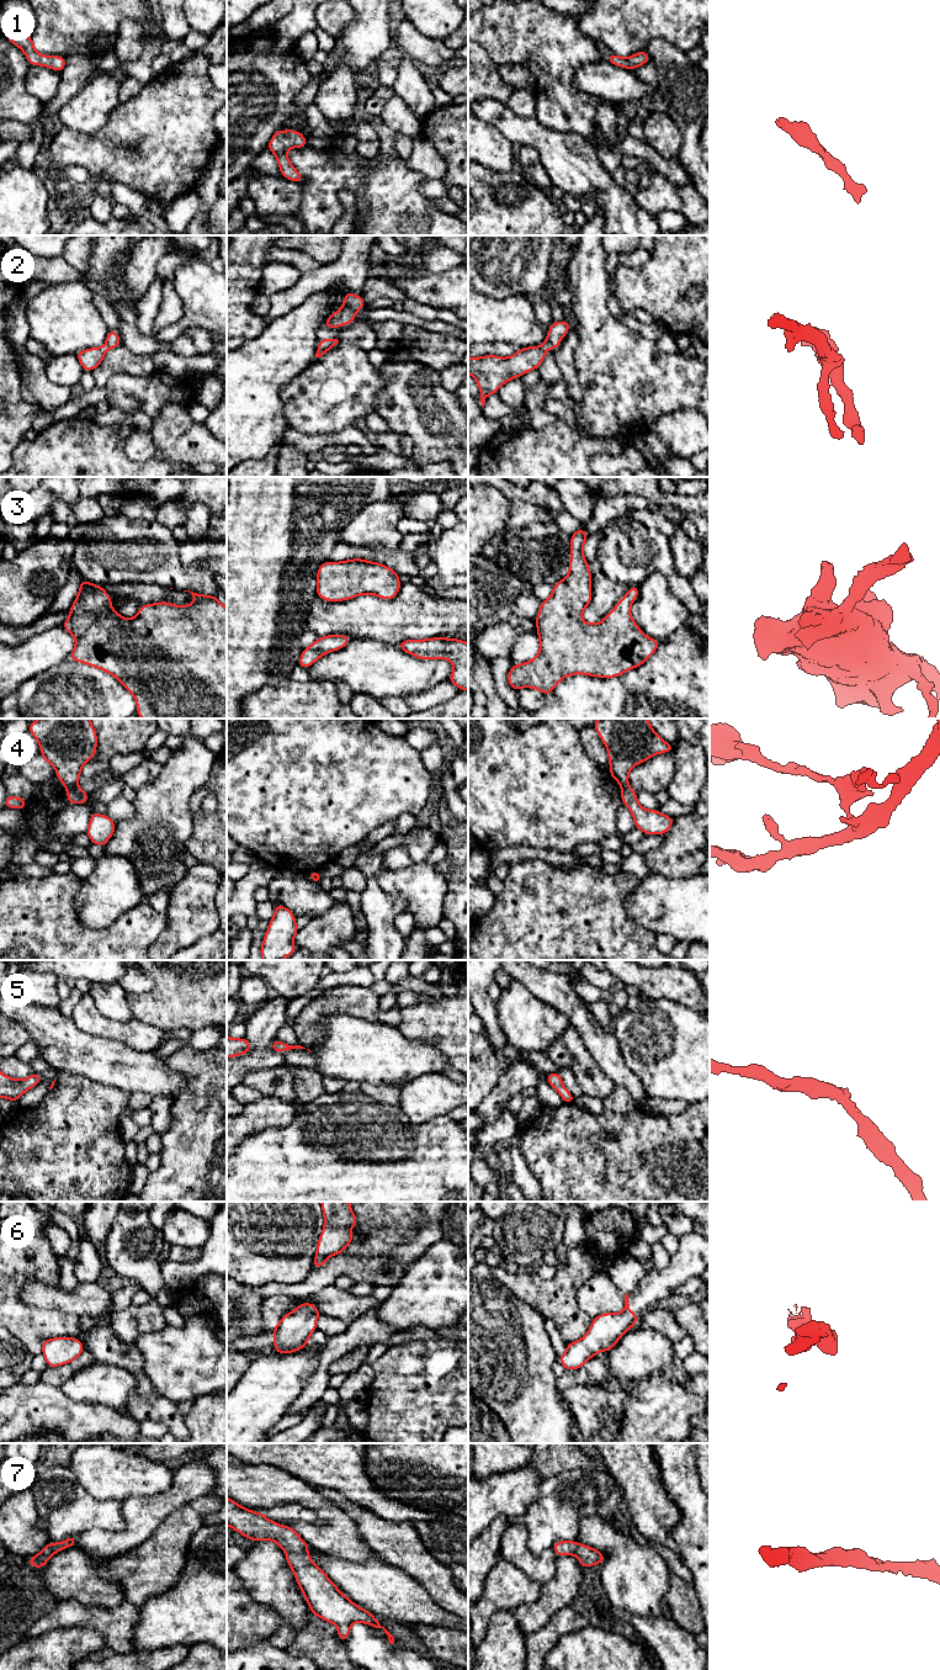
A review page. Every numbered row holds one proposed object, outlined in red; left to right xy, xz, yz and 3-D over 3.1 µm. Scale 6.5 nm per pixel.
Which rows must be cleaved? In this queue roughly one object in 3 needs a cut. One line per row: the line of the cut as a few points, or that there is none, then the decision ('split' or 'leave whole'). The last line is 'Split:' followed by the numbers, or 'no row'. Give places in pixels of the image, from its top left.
1: no cut | leave whole
2: no cut | leave whole
3: no cut | leave whole
4: xy (76, 785), (68, 789) | split
5: no cut | leave whole
6: no cut | leave whole
7: no cut | leave whole
Split: 4

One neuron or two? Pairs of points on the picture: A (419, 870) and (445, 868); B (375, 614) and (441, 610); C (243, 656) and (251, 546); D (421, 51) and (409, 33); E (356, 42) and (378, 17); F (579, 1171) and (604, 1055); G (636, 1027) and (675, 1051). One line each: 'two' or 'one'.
A: two
B: one
C: one
D: one
E: one
F: two
G: one

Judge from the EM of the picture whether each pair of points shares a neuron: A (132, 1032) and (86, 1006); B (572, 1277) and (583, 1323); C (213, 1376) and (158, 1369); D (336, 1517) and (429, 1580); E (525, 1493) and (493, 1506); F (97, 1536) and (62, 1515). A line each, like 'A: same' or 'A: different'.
A: same
B: same
C: same
D: different
E: same
F: different

